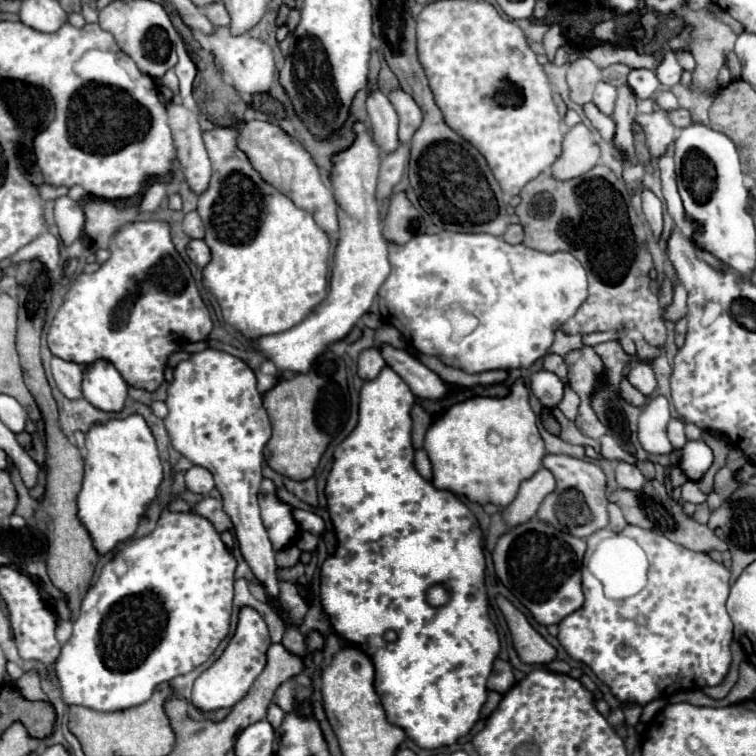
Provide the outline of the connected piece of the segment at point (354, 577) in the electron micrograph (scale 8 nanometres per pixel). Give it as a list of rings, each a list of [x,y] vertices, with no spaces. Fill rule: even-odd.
[[[385,367],[381,373],[367,381],[361,387],[361,401],[359,401],[359,423],[357,427],[347,435],[343,443],[335,447],[333,453],[333,467],[327,477],[325,495],[327,495],[327,509],[329,517],[335,529],[337,537],[337,549],[333,555],[329,555],[321,567],[321,607],[323,613],[329,617],[331,629],[337,637],[353,643],[359,647],[375,667],[375,691],[383,703],[383,709],[387,713],[387,721],[401,727],[419,747],[423,749],[439,749],[455,743],[459,737],[467,735],[475,721],[479,719],[479,711],[487,699],[487,677],[493,669],[493,661],[499,653],[499,635],[495,625],[489,619],[489,607],[487,607],[487,591],[485,591],[485,555],[481,547],[481,527],[475,519],[475,515],[469,511],[465,503],[461,503],[451,491],[435,489],[427,479],[423,479],[415,467],[413,467],[413,445],[411,445],[411,417],[409,411],[415,403],[415,395],[411,393],[409,385],[403,383],[403,379],[391,369]],[[433,585],[441,585],[449,593],[449,601],[441,607],[431,607],[427,603],[427,591]]]

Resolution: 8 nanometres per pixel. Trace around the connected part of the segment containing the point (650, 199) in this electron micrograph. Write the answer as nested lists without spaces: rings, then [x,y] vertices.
[[[645,191],[641,193],[641,199],[643,199],[643,213],[655,233],[655,237],[661,235],[661,229],[663,229],[663,217],[661,217],[661,201],[651,193],[651,191]]]

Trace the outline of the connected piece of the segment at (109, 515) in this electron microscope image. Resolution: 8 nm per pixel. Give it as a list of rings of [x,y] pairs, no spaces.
[[[141,415],[97,423],[89,429],[85,439],[87,457],[83,487],[77,497],[77,517],[89,531],[97,553],[107,555],[119,543],[135,535],[141,515],[157,495],[157,487],[163,479],[163,467],[155,437]]]

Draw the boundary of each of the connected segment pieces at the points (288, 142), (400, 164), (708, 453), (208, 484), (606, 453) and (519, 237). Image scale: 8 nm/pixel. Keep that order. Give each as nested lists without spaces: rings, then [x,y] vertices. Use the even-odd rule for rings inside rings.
[[[251,119],[239,125],[241,137],[239,145],[245,149],[251,165],[269,181],[273,187],[277,187],[281,193],[285,193],[297,207],[303,207],[309,211],[315,219],[315,223],[325,231],[325,233],[335,233],[337,227],[337,203],[331,195],[331,191],[323,185],[319,177],[319,169],[313,163],[311,155],[297,143],[293,141],[281,127],[269,123],[269,121],[259,121]]]
[[[399,147],[383,157],[381,177],[379,177],[379,185],[377,185],[377,199],[387,199],[391,195],[393,185],[397,185],[399,179],[403,177],[407,159],[409,159],[409,151],[405,147]]]
[[[703,441],[685,443],[683,457],[681,457],[681,469],[691,481],[701,479],[701,475],[709,469],[711,461],[713,461],[713,451]]]
[[[193,465],[189,471],[185,471],[185,483],[189,491],[201,493],[201,495],[207,495],[215,487],[213,475],[205,467],[199,467],[199,465]]]
[[[605,435],[605,437],[601,437],[599,441],[601,441],[601,459],[607,459],[607,461],[621,459],[621,449],[619,449],[619,445],[613,441],[613,437]]]
[[[509,225],[509,229],[505,231],[503,239],[505,239],[507,243],[511,243],[511,245],[521,243],[521,241],[523,241],[523,227],[521,227],[521,225]]]

